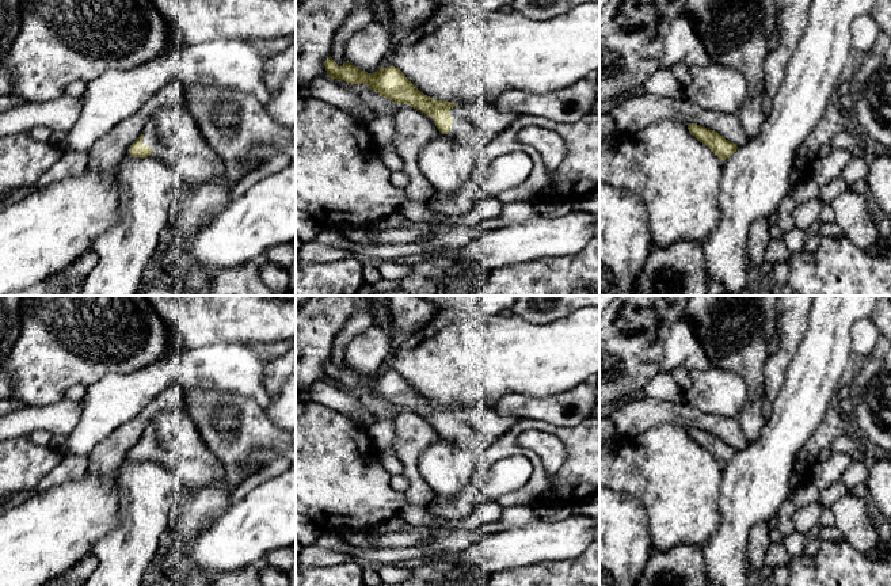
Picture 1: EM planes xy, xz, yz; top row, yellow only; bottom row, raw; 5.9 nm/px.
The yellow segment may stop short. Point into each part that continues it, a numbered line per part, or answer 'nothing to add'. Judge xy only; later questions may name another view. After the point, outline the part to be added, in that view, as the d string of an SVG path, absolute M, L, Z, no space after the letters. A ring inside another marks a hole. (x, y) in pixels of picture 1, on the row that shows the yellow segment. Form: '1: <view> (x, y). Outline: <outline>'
1: xy (172, 134). Outline: M184 107L161 109L145 123L142 134L151 157L165 163L190 186L222 174L222 163Z

